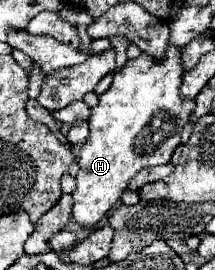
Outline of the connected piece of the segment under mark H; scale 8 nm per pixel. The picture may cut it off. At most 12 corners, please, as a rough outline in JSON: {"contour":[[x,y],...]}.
{"contour":[[182,47],[114,71],[90,113],[72,217],[94,227],[164,165],[196,103]]}

